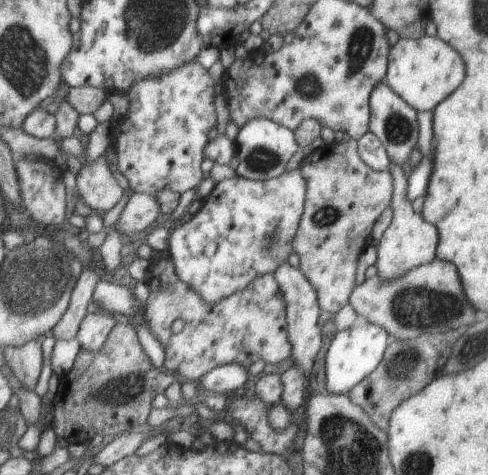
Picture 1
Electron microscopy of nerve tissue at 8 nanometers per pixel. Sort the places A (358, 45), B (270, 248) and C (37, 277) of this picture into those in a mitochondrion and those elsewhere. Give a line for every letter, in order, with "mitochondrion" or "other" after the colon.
A: mitochondrion
B: mitochondrion
C: mitochondrion

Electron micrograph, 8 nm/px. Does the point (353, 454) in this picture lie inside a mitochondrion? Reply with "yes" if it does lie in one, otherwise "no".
yes

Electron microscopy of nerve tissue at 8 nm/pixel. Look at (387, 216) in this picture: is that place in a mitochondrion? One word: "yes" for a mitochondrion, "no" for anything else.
no

